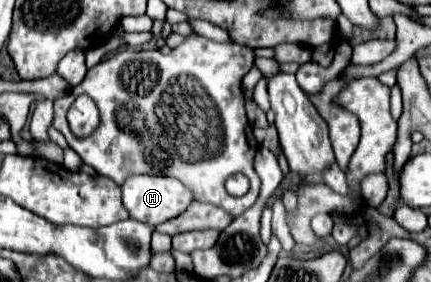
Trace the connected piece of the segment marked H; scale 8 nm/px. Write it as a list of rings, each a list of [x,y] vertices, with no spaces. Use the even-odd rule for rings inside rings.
[[[129,175],[121,185],[121,193],[123,193],[123,205],[129,211],[129,215],[153,227],[171,217],[177,217],[177,213],[183,213],[189,201],[193,201],[193,195],[189,193],[189,189],[185,189],[185,185],[179,179],[171,179],[171,177]]]

